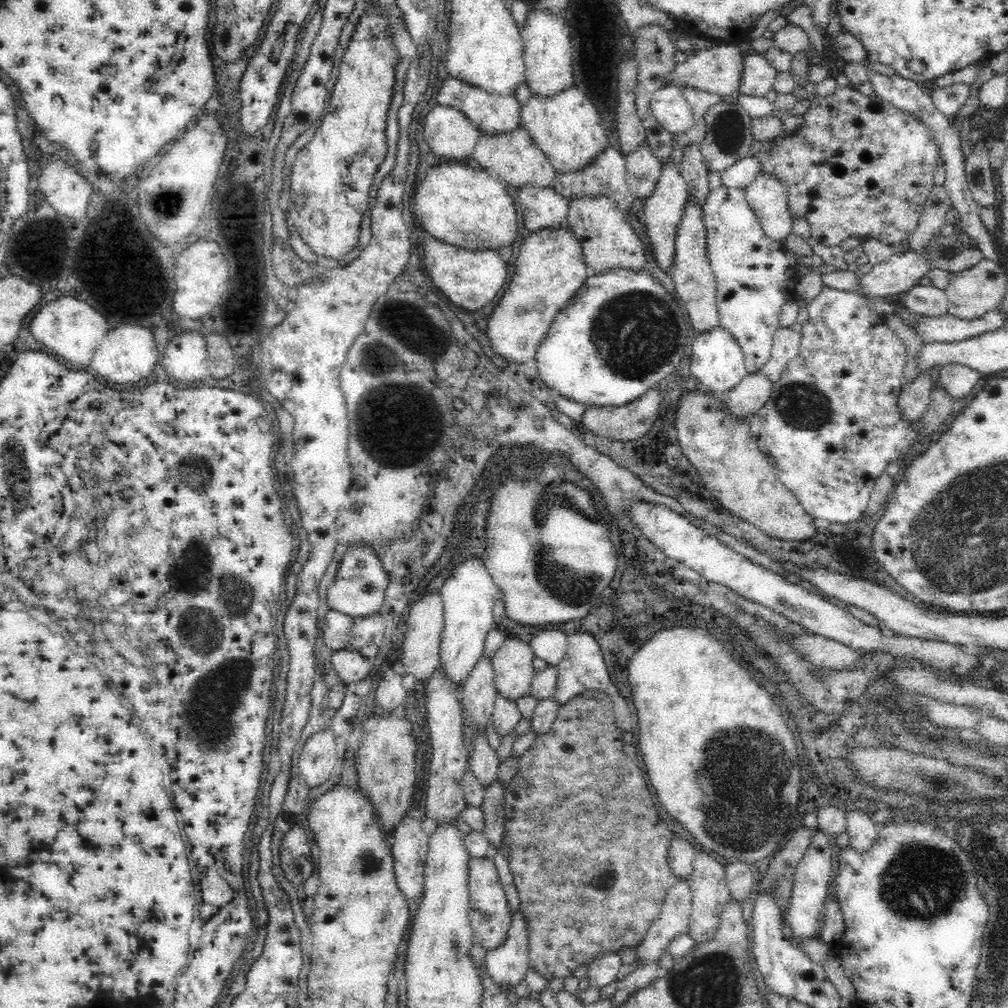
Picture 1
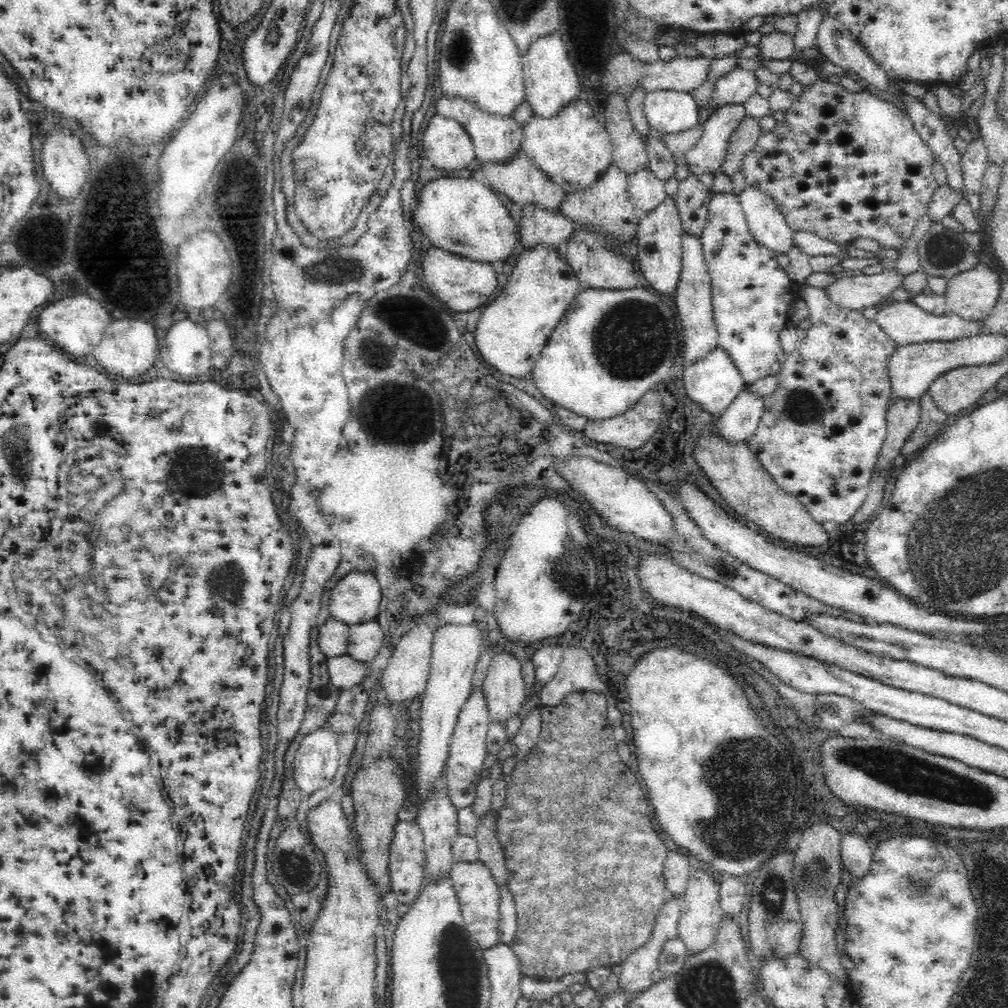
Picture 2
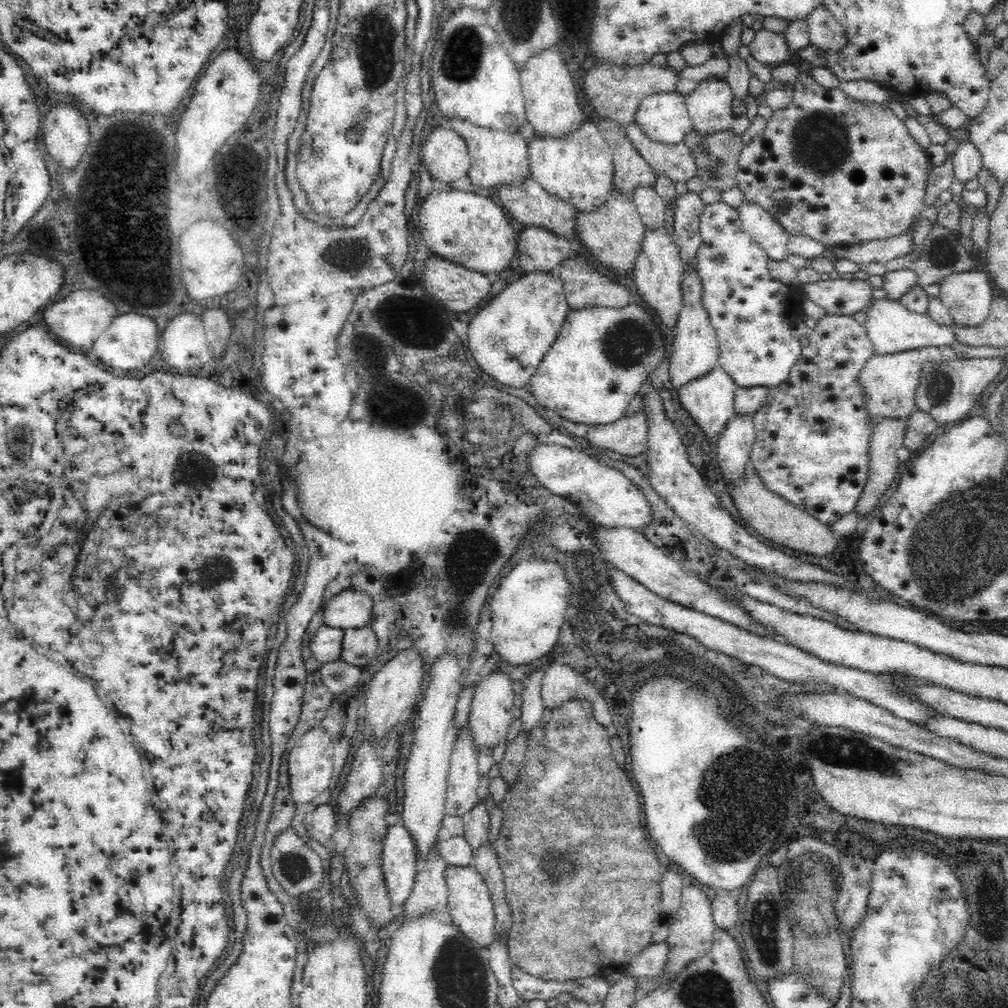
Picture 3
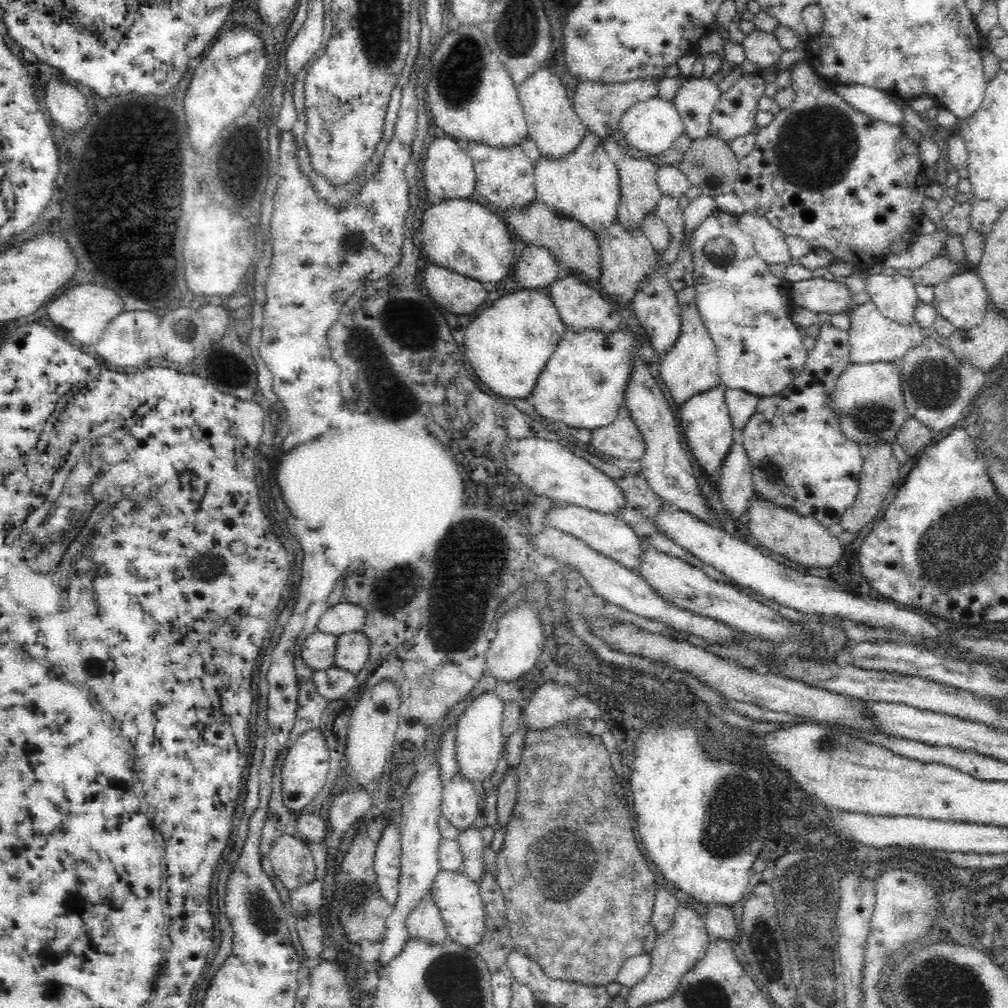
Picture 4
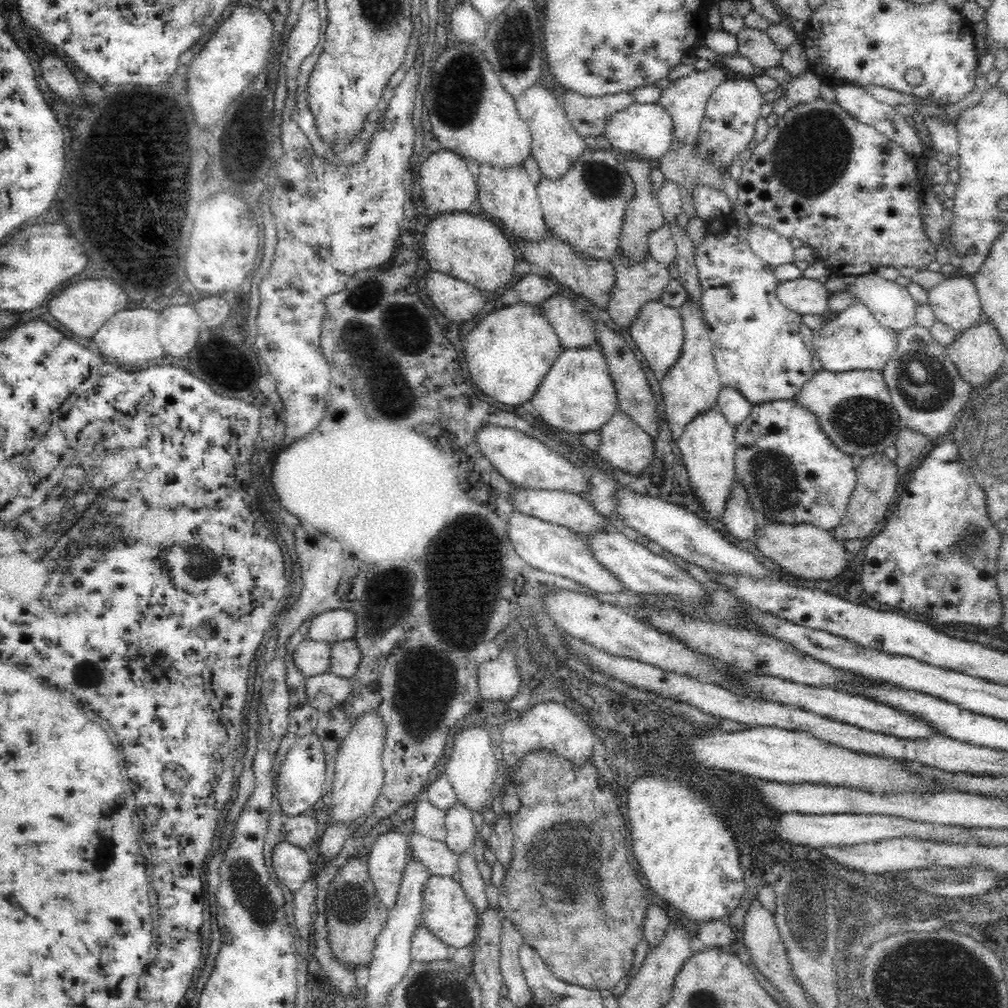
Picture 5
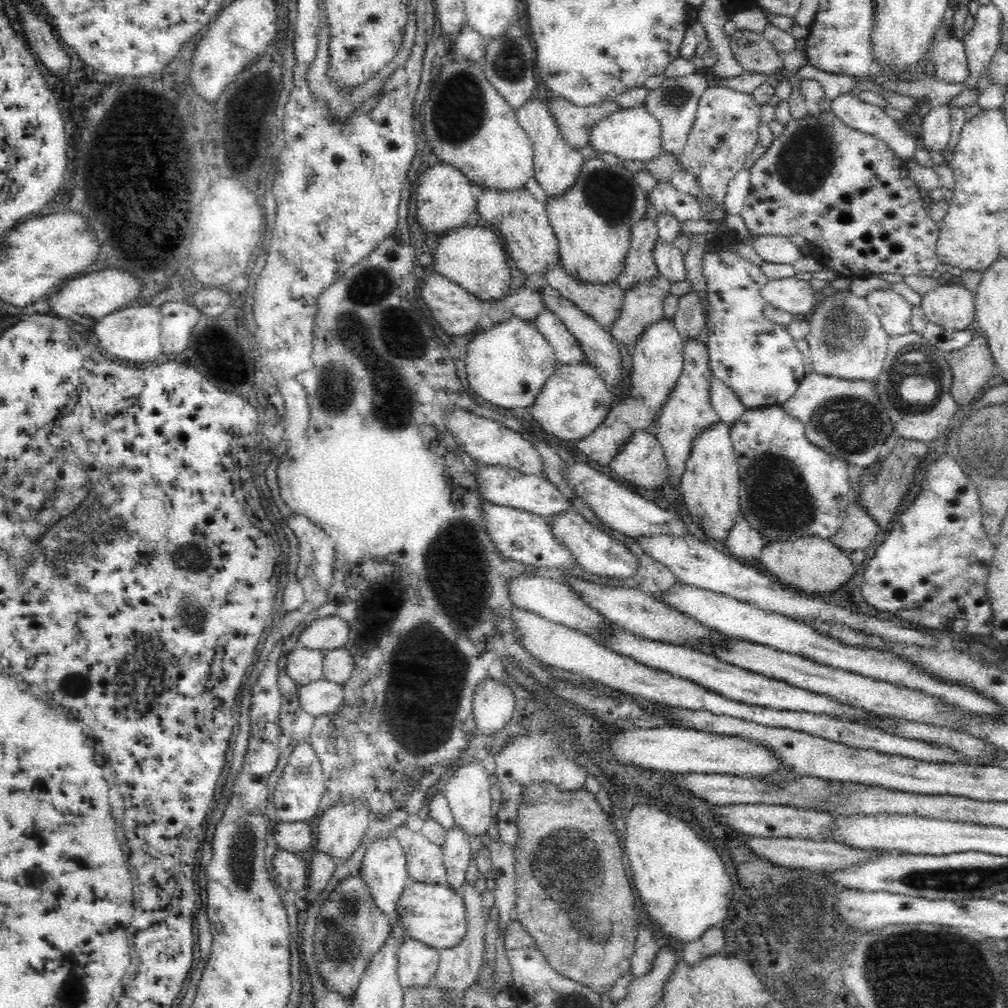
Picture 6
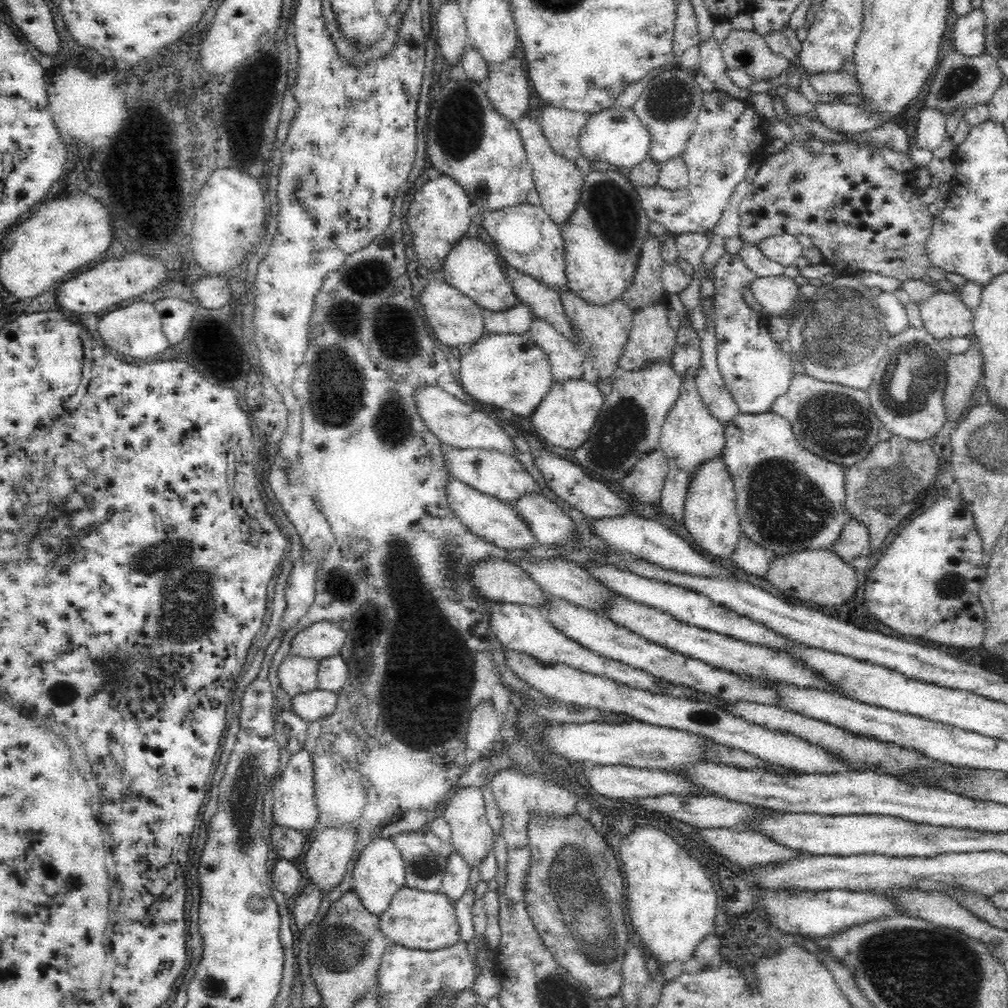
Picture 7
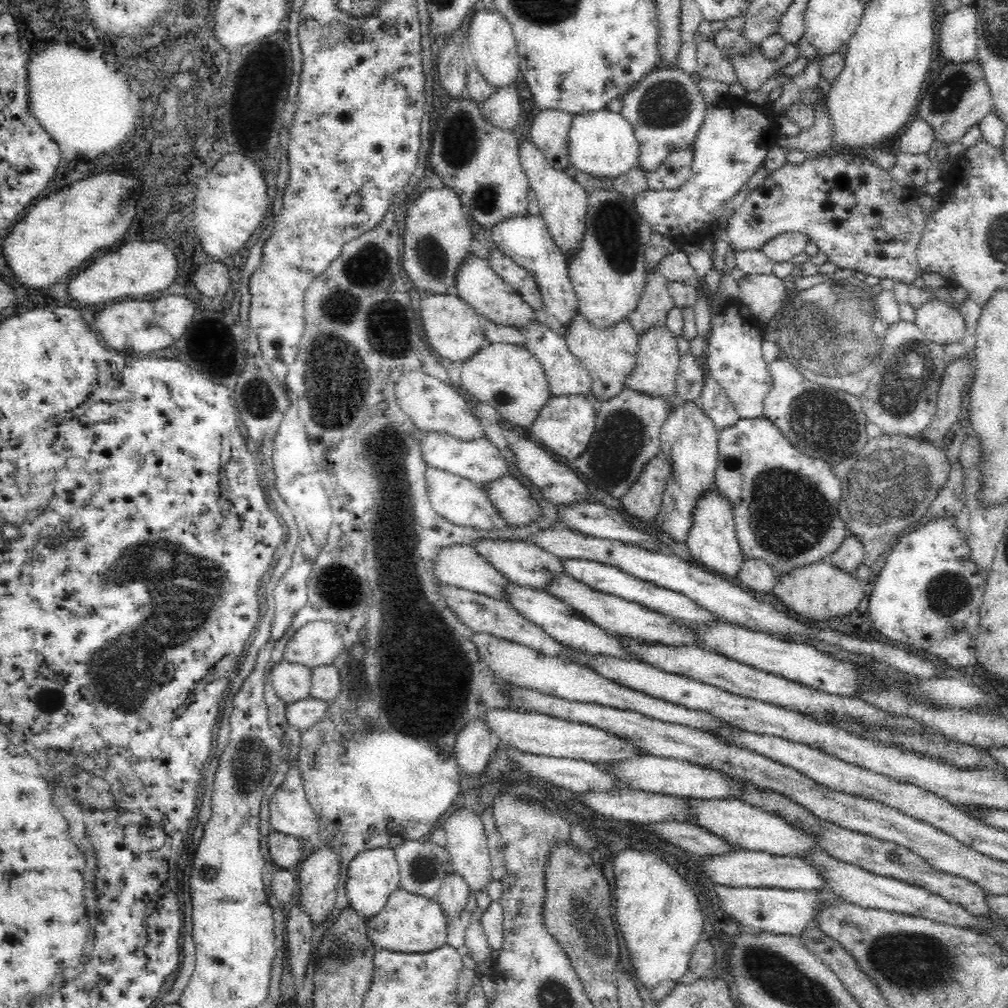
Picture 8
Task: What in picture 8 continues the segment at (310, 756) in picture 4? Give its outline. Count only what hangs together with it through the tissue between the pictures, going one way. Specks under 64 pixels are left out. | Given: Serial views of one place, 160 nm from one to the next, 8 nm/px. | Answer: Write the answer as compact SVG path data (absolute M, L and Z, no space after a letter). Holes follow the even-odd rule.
M295 762L269 802L269 827L277 833L308 840L319 833L319 822L311 807Z

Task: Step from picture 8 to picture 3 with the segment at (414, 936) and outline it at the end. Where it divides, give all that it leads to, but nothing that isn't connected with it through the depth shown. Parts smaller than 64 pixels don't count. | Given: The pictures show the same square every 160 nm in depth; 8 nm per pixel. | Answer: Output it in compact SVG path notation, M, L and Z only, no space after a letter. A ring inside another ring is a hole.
M450 865L444 874L448 886L448 907L453 926L479 947L487 947L496 939L496 916L488 886L472 866Z

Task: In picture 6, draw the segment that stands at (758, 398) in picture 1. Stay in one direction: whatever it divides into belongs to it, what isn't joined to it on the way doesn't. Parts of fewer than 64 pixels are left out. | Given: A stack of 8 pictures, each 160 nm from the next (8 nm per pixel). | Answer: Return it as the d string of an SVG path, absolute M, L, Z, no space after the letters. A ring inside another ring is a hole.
M741 515L736 518L735 526L726 541L730 554L740 560L760 560L765 544L758 531L754 531Z

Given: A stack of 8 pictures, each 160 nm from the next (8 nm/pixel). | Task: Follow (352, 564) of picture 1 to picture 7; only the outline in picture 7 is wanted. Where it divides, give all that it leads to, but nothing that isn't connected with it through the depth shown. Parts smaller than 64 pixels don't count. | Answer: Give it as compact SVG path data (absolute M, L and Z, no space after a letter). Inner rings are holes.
M320 621L305 626L292 639L290 652L299 658L322 660L338 655L346 644L346 634L337 624Z

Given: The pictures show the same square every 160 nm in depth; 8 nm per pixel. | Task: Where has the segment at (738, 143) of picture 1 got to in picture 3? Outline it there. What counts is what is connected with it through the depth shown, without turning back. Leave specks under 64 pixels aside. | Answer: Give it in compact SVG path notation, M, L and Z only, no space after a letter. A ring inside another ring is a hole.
M634 120L625 125L626 134L634 148L646 159L655 170L667 174L674 183L689 181L697 175L697 164L691 148L685 143L665 145L653 141L644 134L644 130Z

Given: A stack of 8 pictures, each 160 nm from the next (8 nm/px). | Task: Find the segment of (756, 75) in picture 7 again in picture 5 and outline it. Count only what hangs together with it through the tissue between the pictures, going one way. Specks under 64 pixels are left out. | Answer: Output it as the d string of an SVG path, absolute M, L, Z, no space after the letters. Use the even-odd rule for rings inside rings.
M744 27L736 34L736 43L738 43L735 48L737 54L747 58L756 68L768 69L778 67L781 63L783 49L778 48L765 31Z

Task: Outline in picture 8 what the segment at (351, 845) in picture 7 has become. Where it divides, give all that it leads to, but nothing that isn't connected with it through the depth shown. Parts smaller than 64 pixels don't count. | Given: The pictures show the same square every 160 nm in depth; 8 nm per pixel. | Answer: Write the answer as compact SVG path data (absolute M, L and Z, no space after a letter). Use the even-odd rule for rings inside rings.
M321 847L302 861L298 872L301 892L295 904L308 917L313 930L316 930L326 922L335 905L338 859L333 850Z

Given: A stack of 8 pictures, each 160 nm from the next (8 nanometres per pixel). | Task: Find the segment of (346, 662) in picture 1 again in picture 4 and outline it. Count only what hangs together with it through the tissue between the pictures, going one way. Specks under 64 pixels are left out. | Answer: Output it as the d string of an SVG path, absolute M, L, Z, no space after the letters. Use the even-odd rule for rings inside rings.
M336 666L314 671L312 680L318 694L328 701L344 698L356 684L355 674L350 674Z

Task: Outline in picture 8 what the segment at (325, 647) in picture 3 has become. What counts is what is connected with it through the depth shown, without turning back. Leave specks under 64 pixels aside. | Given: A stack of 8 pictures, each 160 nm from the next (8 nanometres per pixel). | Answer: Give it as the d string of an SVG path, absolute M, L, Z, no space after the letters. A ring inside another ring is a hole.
M282 658L270 665L267 678L276 696L286 705L310 697L311 668L307 666L290 664Z

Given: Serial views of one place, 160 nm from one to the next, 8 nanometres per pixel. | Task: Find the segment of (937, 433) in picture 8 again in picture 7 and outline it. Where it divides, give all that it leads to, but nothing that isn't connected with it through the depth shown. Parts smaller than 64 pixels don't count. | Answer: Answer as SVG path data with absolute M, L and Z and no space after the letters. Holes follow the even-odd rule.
M973 346L962 352L962 354L955 354L946 356L946 386L944 396L942 396L942 407L944 407L945 420L954 422L963 416L964 409L966 409L972 402L973 393L977 390L977 386L981 383L983 378L982 373L982 359L978 347Z

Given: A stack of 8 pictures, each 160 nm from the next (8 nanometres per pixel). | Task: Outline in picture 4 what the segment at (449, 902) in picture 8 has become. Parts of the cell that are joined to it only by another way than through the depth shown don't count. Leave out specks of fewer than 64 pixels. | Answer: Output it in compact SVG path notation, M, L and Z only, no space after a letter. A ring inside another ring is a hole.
M459 772L442 788L440 812L460 833L478 818L478 793Z

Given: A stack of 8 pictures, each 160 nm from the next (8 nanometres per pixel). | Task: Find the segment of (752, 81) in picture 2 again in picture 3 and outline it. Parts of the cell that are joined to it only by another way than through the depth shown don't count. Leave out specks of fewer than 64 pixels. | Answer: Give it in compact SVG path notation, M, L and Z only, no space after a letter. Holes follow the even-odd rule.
M708 78L685 95L685 105L689 111L693 129L700 134L731 130L742 135L749 125L746 113L734 116L731 104L735 99L731 86L722 78Z

